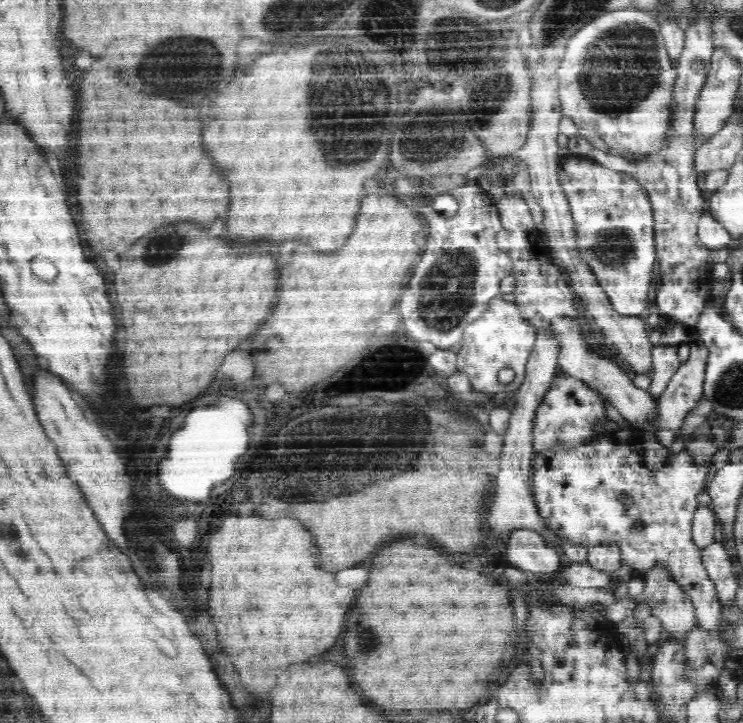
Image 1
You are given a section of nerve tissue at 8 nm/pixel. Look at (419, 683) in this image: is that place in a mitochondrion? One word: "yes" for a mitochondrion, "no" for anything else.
no

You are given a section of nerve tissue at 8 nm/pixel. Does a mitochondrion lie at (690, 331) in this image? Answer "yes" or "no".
no

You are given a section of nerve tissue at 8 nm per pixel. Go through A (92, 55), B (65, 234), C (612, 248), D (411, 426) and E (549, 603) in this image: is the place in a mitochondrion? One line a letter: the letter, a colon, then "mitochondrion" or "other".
A: other
B: other
C: mitochondrion
D: mitochondrion
E: other

